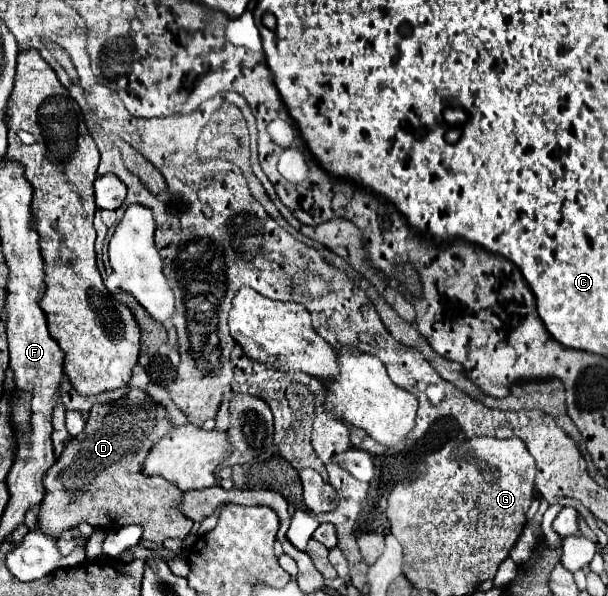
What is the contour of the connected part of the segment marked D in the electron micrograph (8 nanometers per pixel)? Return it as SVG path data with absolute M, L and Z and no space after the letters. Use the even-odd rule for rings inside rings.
M131 389L127 395L117 399L115 403L95 403L89 411L89 419L85 425L85 431L77 435L61 453L61 457L55 461L55 465L45 473L43 485L45 485L45 497L39 509L39 529L49 537L59 537L63 531L77 527L81 521L87 521L93 527L123 527L137 523L143 527L143 539L153 543L163 543L165 539L185 539L193 527L193 521L189 521L179 509L179 497L181 491L169 483L167 479L161 479L159 475L145 475L141 473L141 467L145 463L147 451L157 443L157 439L165 437L173 429L173 423L165 411L163 405L153 401L145 391Z

